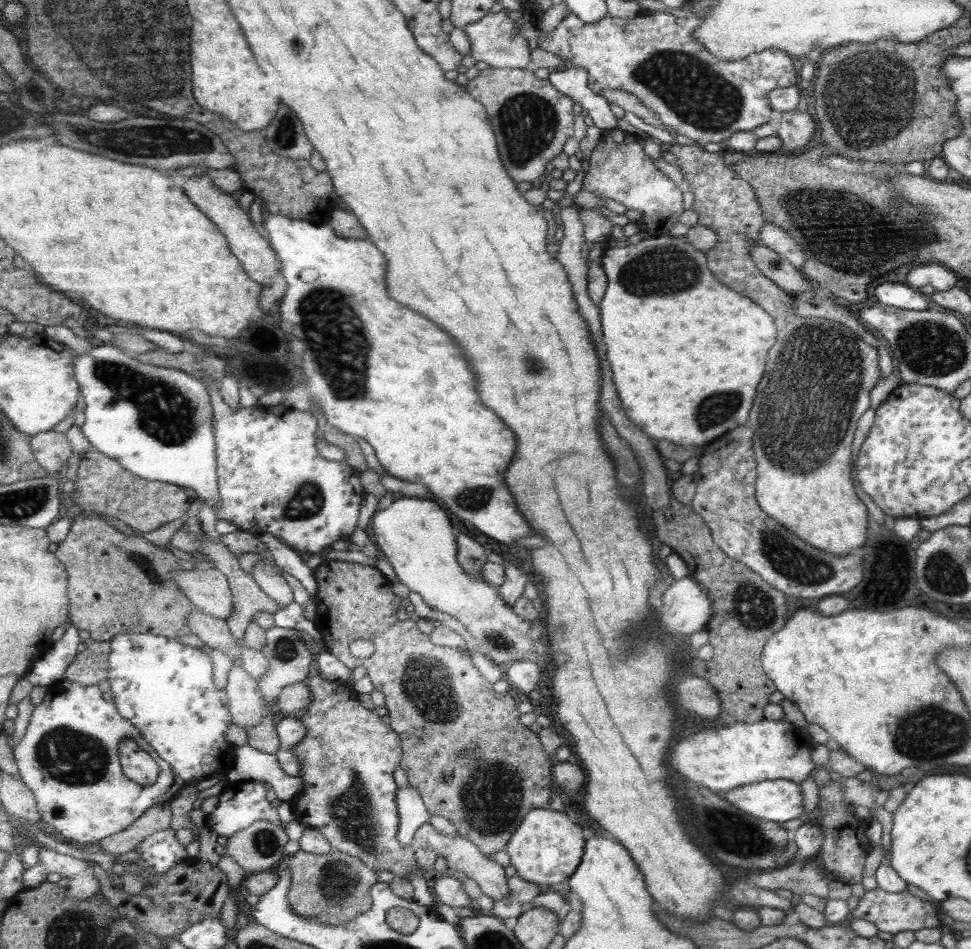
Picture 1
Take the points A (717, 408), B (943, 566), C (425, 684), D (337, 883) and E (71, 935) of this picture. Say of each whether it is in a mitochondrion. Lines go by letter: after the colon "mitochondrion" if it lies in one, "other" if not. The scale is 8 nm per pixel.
A: mitochondrion
B: mitochondrion
C: mitochondrion
D: mitochondrion
E: mitochondrion

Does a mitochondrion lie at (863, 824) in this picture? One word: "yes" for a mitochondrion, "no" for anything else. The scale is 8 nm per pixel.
no

